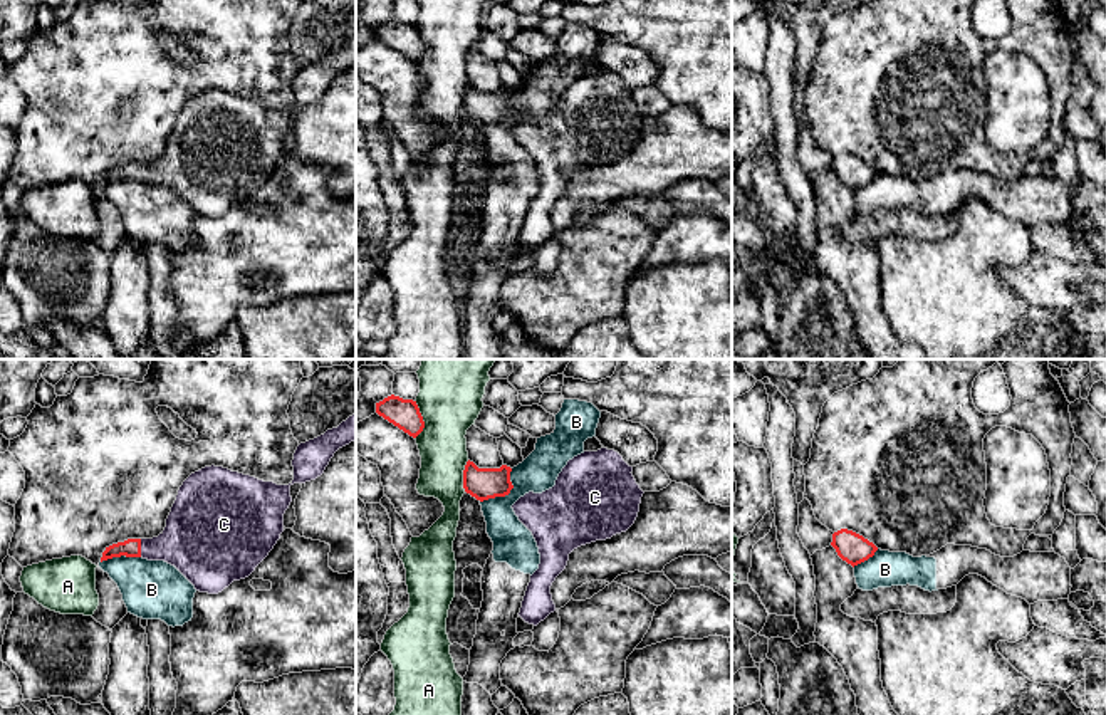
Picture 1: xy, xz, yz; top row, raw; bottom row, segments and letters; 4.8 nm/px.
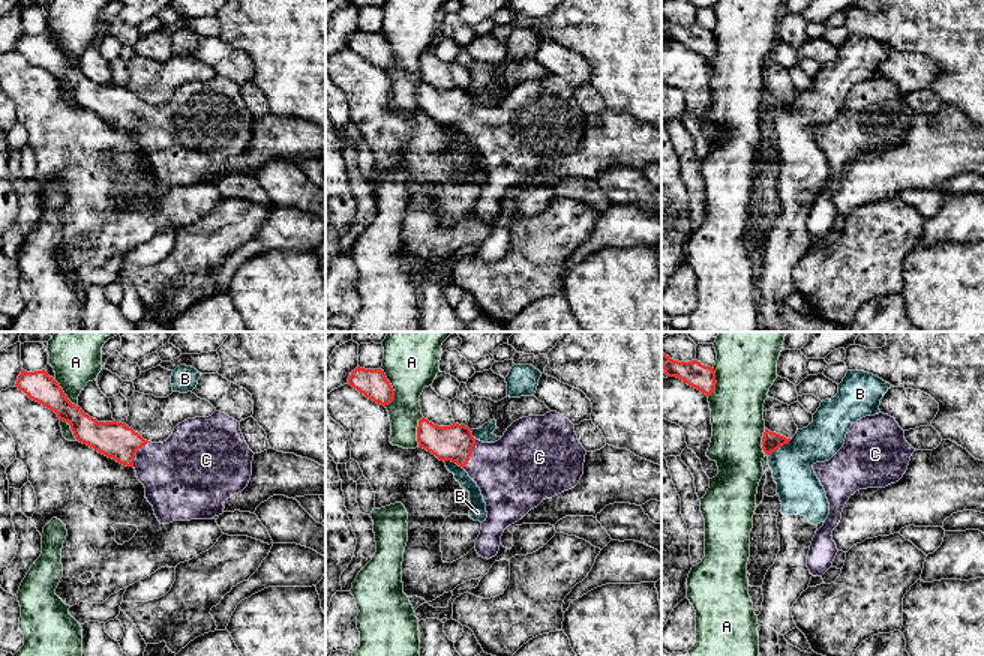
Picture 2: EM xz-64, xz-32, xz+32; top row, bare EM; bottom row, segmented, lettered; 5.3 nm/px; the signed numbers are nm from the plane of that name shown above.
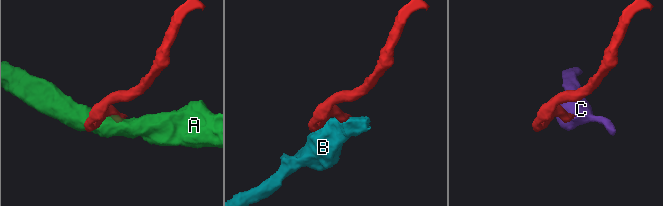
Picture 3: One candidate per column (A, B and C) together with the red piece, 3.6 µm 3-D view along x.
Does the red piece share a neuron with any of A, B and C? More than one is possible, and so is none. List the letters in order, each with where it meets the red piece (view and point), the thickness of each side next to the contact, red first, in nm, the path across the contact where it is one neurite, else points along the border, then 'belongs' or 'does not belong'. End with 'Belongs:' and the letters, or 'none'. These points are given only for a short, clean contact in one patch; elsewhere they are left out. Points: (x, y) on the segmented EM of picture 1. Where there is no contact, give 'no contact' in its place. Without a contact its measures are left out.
A: meets red in xz at (422, 420); 140 nm thick on the red side, 320 nm on the other; does not belong
B: meets red in xz at (506, 494); 150 nm thick on the red side, 190 nm on the other; border along xz (512, 469), (512, 489), (504, 495), (489, 497), (480, 502); does not belong
C: meets red in xy at (140, 547); 90 nm thick on the red side, 280 nm on the other; belongs
Belongs: C

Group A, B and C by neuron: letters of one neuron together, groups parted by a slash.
A / B / C

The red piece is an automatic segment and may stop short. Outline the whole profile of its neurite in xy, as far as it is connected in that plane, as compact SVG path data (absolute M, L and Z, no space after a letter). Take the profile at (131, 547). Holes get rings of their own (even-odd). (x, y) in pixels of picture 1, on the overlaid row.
M356 415L300 443L289 485L205 467L183 482L158 537L112 544L101 562L121 556L164 561L196 591L218 594L233 581L248 577L274 549L292 502L290 487L321 477L334 453L354 440Z

